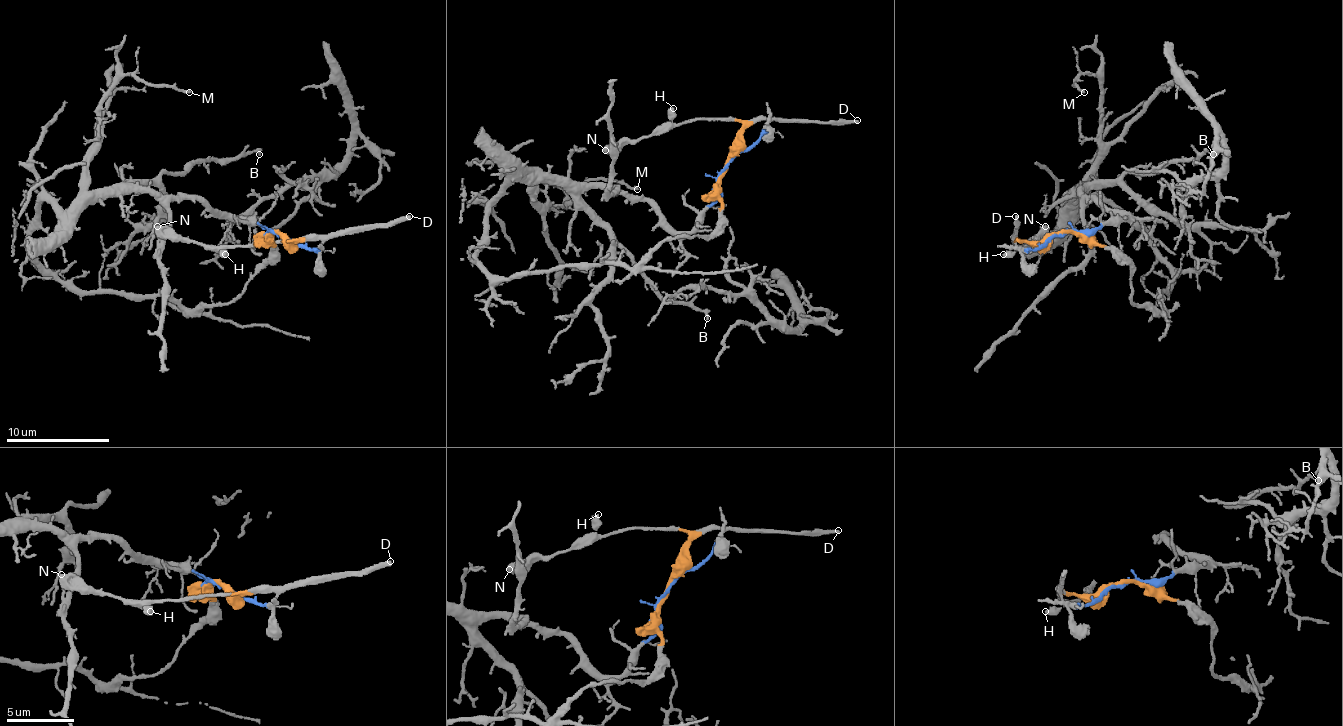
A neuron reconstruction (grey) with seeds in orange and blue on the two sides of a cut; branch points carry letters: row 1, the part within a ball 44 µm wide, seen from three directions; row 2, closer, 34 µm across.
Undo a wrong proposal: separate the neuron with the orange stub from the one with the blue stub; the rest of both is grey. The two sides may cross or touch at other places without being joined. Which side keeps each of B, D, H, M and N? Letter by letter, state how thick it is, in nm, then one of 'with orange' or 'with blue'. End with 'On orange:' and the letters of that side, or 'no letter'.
B: calibre 260 nm; with blue
D: calibre 300 nm; with orange
H: calibre 480 nm; with orange
M: calibre 220 nm; with blue
N: calibre 550 nm; with orange
On orange: D, H, N

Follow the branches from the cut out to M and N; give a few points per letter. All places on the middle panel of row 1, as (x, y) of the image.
M: (728, 164), (689, 231), (645, 200), (535, 182), (542, 205), (566, 205), (591, 179), (638, 189)
N: (728, 164), (728, 153), (741, 128), (736, 120), (658, 125), (648, 135), (620, 140), (604, 151)

